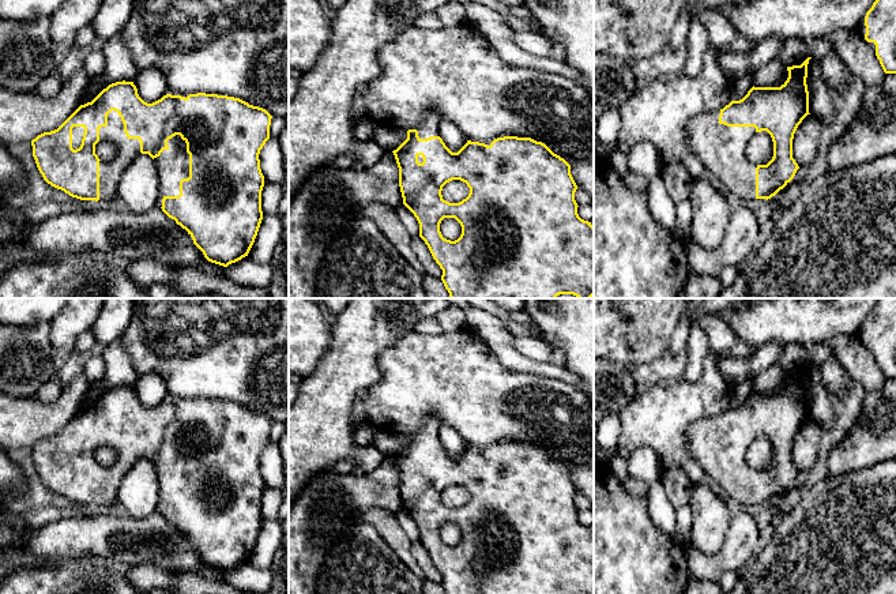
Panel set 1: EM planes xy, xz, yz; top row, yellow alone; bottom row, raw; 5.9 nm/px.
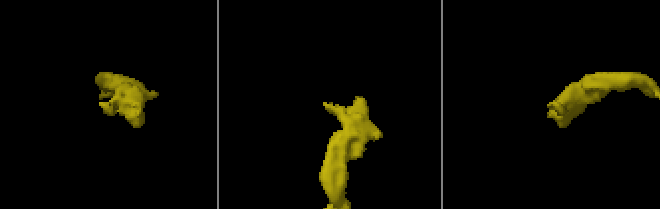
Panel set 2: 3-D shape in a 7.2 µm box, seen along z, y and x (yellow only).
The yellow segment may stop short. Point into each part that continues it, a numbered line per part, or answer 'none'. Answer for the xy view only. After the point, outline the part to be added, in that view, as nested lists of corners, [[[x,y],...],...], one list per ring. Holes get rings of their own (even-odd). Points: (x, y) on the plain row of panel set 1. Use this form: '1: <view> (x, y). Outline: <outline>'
1: xy (172, 470). Outline: [[[176,440],[167,446],[167,451],[167,455],[153,465],[158,477],[158,512],[162,512],[165,501],[178,501],[180,486],[189,482],[189,459],[185,446]]]

